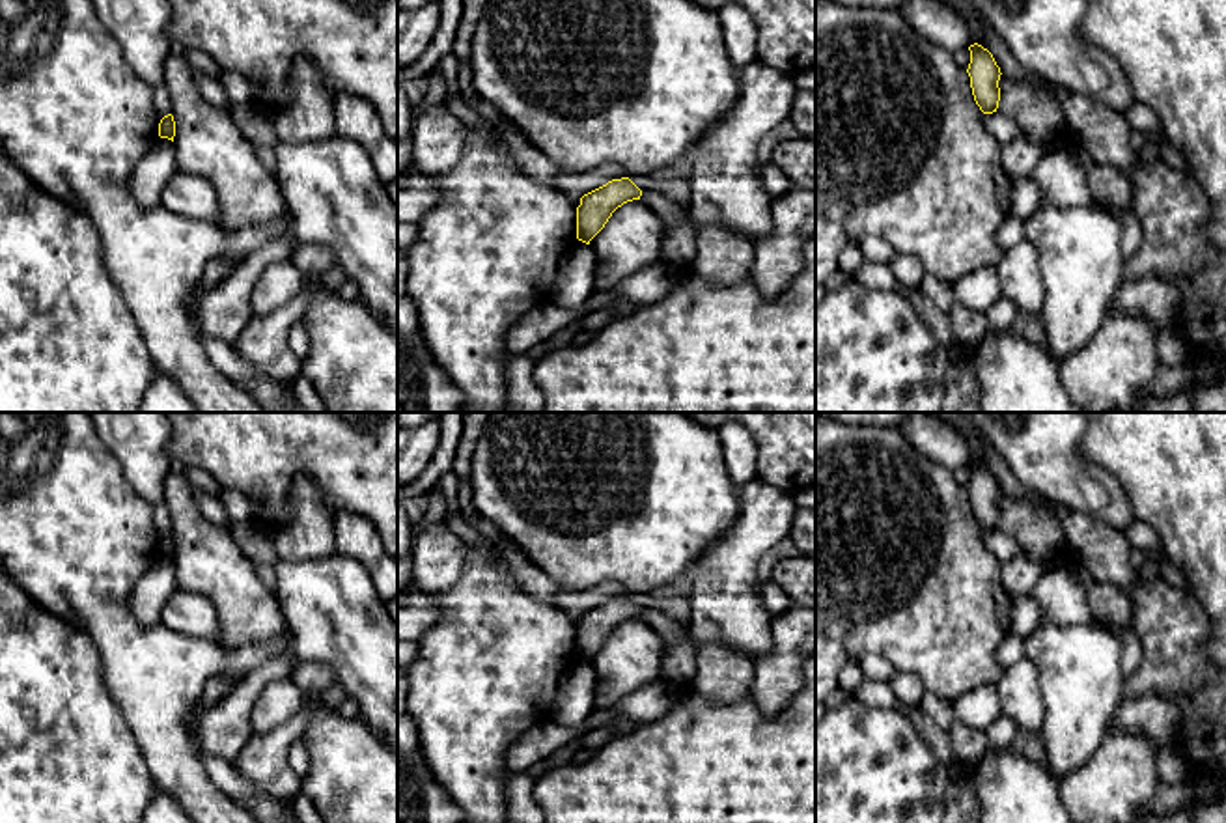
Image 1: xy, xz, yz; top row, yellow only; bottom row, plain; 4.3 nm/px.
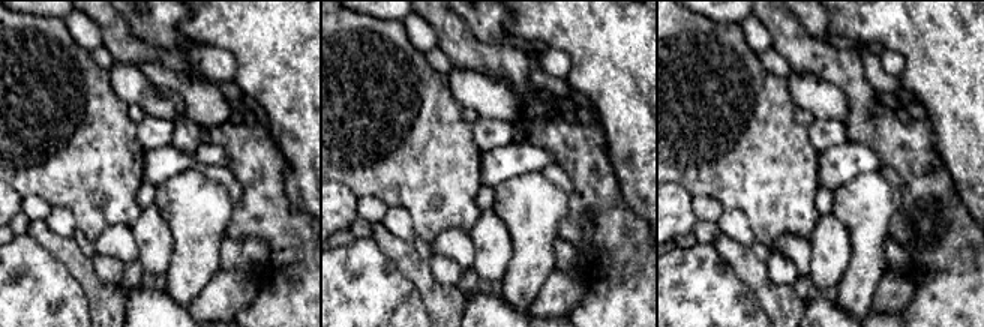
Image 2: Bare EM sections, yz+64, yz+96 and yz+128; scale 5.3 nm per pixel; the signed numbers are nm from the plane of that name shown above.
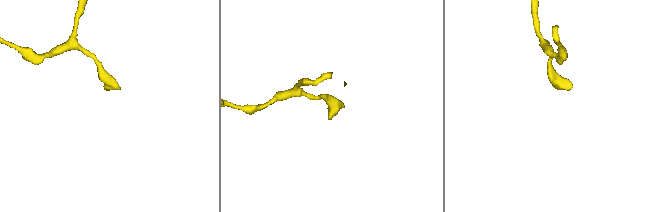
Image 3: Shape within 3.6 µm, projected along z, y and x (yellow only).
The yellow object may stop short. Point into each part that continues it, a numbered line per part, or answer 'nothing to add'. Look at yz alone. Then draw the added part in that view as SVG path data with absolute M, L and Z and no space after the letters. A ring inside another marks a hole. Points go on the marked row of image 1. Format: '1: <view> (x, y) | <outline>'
nothing to add

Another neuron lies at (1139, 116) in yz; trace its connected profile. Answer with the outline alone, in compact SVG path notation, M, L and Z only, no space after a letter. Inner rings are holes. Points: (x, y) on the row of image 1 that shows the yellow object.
M1135 103L1125 112L1123 118L1131 125L1131 129L1138 129L1146 134L1161 133L1163 123L1159 116L1146 105Z

